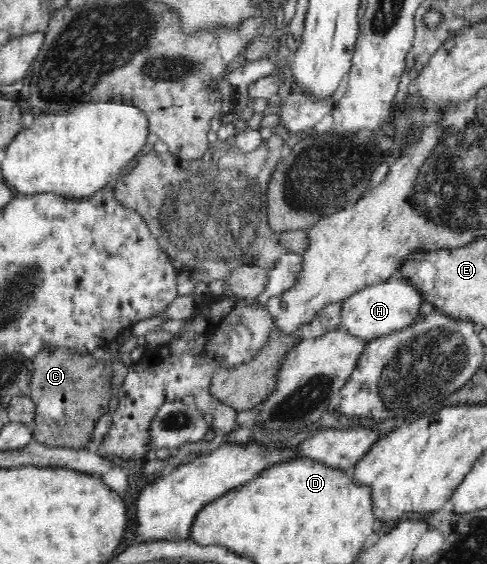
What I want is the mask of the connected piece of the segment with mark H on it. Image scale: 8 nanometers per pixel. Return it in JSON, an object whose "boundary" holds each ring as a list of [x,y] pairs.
{"boundary":[[[395,274],[382,283],[369,285],[343,301],[343,320],[350,334],[373,340],[411,326],[421,314],[425,295],[403,275]]]}

